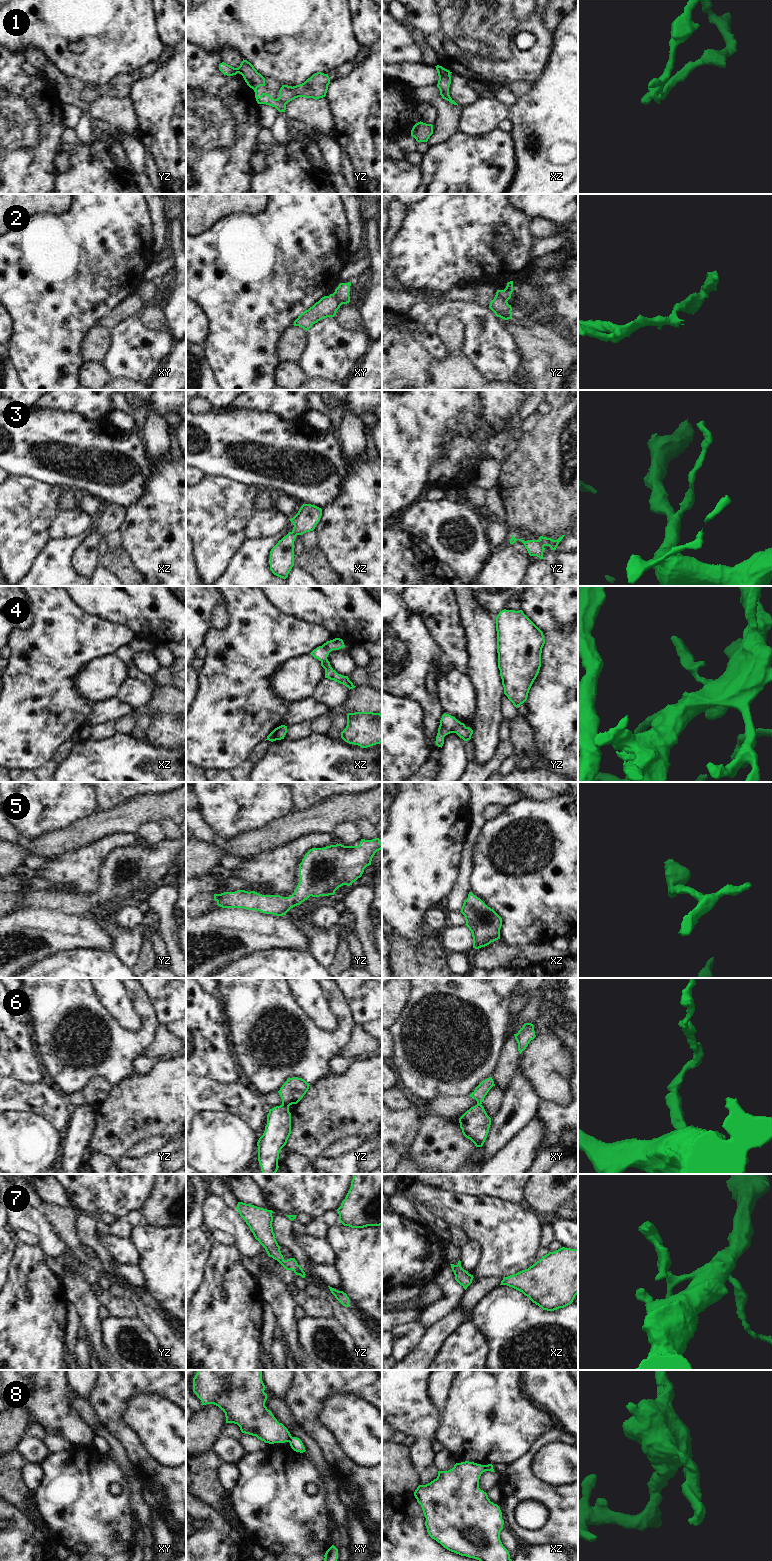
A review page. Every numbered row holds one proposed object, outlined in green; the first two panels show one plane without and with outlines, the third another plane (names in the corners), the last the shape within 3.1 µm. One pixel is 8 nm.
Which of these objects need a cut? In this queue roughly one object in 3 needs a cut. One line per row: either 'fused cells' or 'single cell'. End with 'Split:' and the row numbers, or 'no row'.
1: fused cells
2: fused cells
3: single cell
4: single cell
5: single cell
6: fused cells
7: single cell
8: fused cells
Split: 1, 2, 6, 8

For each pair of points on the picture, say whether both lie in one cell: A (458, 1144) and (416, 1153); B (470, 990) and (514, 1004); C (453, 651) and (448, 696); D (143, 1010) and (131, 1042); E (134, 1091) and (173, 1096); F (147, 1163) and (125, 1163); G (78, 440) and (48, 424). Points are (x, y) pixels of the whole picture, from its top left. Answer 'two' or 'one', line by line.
A: one
B: two
C: two
D: one
E: one
F: one
G: one

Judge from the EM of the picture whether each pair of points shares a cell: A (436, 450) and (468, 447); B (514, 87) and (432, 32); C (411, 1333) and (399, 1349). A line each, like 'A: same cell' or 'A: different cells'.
A: different cells
B: different cells
C: same cell

